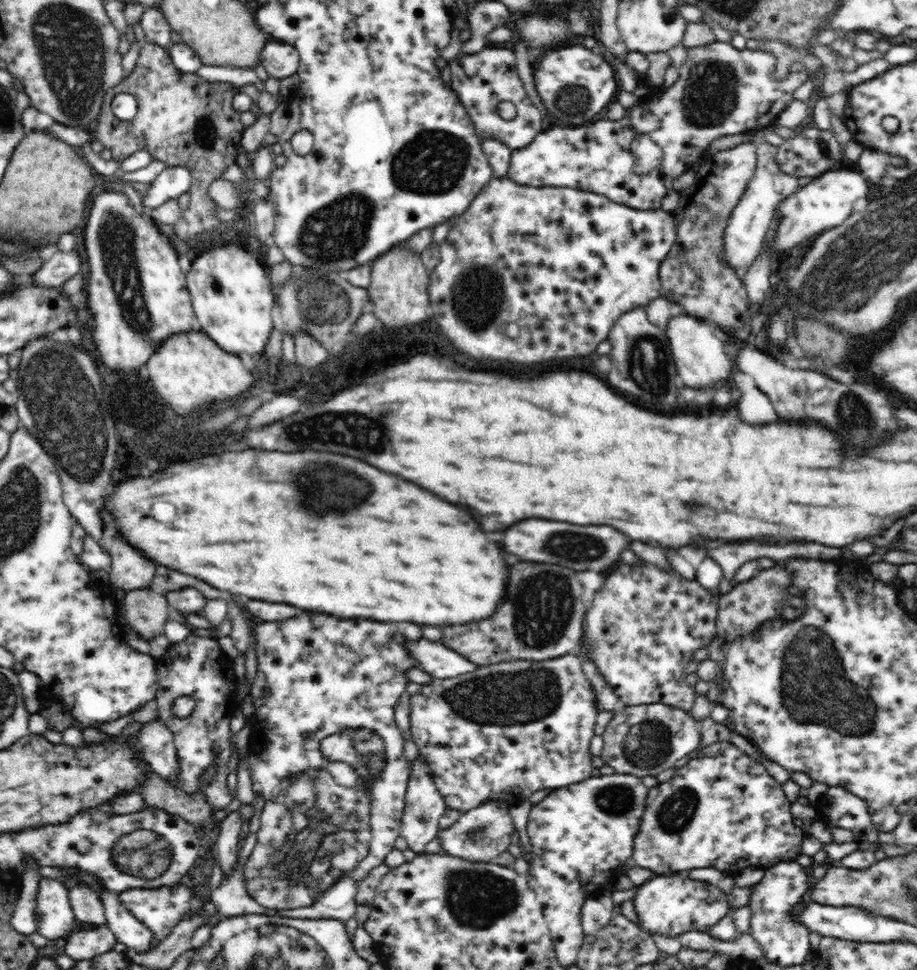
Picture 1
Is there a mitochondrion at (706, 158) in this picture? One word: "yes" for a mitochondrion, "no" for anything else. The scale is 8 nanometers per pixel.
no

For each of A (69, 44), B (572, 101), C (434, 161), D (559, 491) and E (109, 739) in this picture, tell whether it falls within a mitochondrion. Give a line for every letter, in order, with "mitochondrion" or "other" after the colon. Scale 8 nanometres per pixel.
A: mitochondrion
B: mitochondrion
C: mitochondrion
D: other
E: other

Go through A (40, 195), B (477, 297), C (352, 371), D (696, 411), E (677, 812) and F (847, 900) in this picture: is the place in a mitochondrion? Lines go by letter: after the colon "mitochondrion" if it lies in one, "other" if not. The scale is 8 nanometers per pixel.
A: other
B: mitochondrion
C: other
D: other
E: mitochondrion
F: other

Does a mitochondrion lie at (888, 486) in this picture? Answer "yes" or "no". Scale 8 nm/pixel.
no

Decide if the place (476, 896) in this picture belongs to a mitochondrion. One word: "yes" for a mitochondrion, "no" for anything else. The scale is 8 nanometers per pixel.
yes

